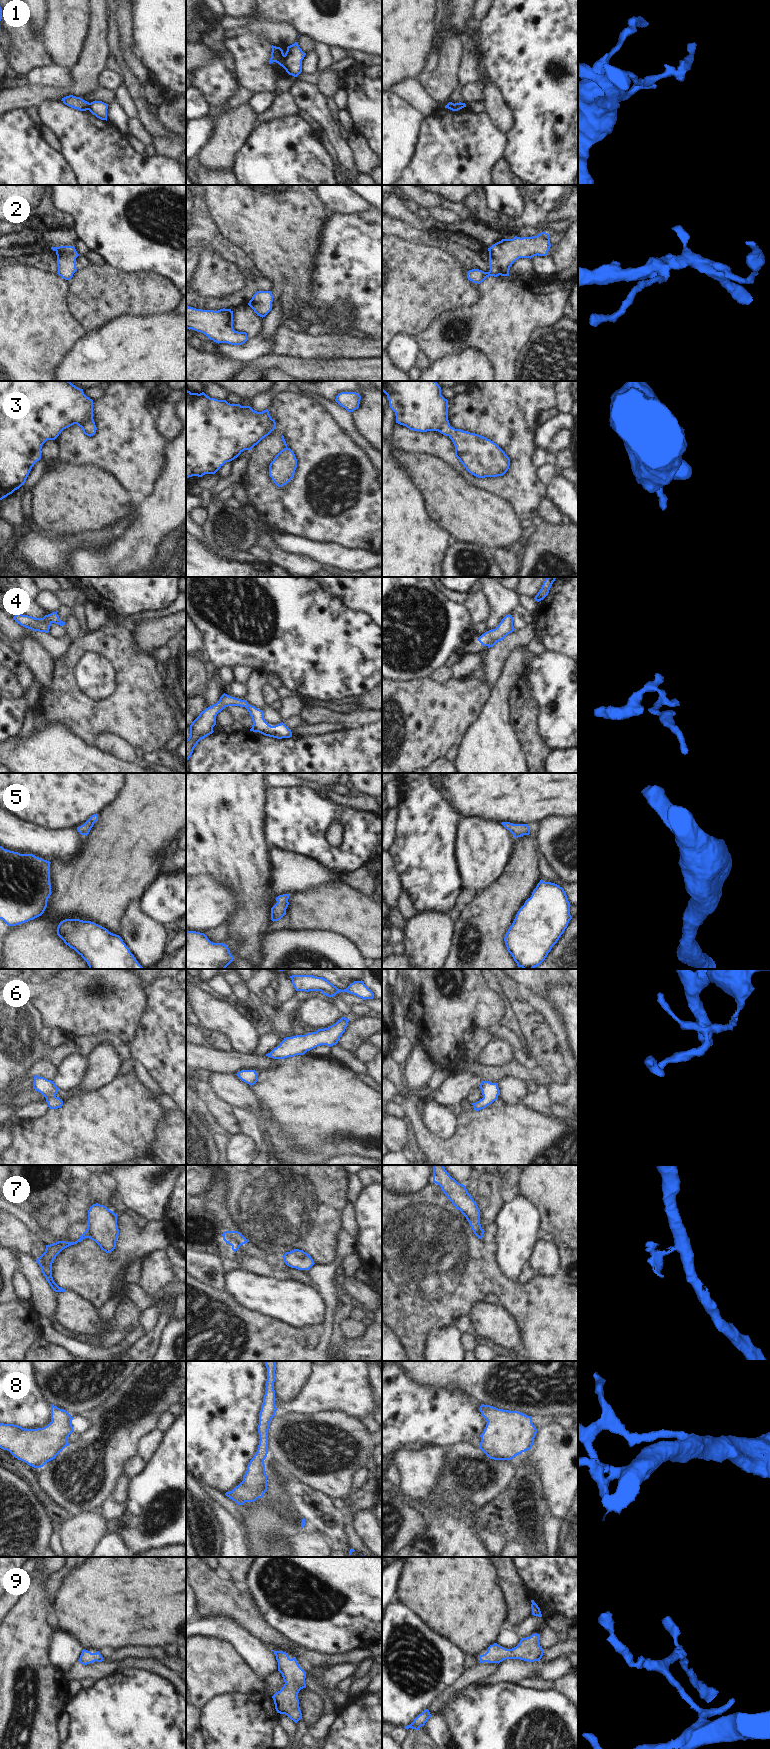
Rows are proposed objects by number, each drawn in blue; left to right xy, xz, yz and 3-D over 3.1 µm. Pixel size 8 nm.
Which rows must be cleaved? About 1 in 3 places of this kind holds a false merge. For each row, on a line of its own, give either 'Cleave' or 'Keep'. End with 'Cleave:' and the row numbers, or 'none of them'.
1: Cleave
2: Keep
3: Keep
4: Keep
5: Keep
6: Keep
7: Cleave
8: Keep
9: Keep
Cleave: 1, 7.

